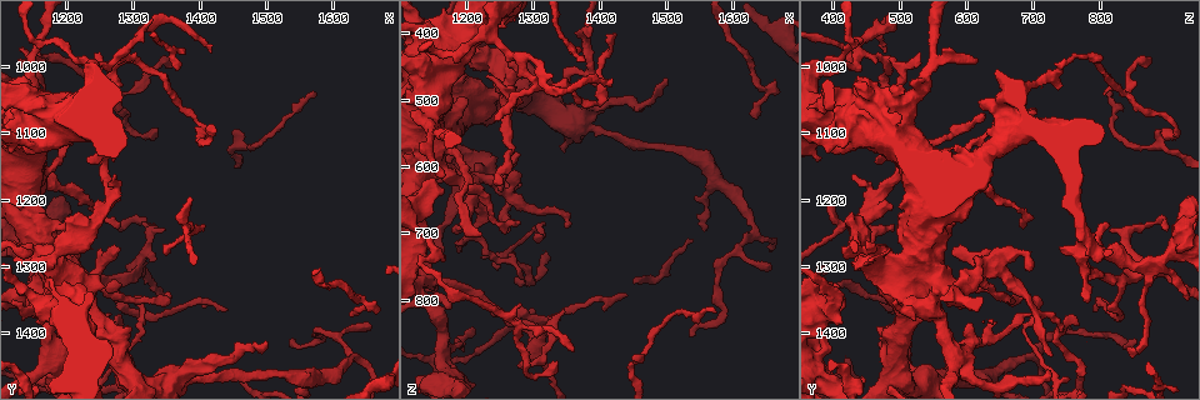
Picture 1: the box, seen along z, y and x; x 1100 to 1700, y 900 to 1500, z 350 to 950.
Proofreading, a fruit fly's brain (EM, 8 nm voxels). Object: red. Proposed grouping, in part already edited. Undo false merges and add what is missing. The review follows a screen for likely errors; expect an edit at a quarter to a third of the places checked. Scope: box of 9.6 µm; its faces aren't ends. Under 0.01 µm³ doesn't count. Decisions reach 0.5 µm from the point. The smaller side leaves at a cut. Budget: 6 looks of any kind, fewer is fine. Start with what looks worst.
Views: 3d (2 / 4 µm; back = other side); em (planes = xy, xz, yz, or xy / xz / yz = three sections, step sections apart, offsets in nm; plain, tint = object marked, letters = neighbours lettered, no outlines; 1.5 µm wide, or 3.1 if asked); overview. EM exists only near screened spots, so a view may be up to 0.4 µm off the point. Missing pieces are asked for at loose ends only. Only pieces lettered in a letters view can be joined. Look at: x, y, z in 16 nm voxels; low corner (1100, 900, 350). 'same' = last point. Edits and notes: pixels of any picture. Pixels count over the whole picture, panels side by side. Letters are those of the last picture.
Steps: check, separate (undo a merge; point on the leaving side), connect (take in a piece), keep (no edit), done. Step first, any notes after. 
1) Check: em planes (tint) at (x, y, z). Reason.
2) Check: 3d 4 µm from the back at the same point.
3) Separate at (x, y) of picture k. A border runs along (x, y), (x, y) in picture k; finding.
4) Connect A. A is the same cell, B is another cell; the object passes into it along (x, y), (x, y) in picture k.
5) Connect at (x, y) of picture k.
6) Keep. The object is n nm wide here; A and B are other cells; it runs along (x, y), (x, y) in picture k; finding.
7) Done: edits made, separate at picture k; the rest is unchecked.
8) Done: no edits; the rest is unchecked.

Check: 3d 4 µm at (1355, 1340, 690). Free end.

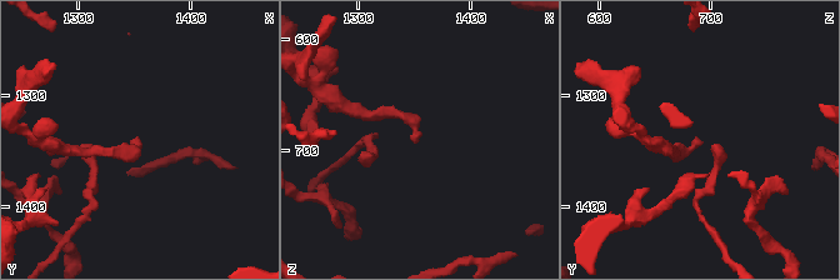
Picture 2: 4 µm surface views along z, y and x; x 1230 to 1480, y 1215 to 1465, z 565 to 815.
Check: em planes (letters) at (1356, 1336, 690). Shape alone is not enough.

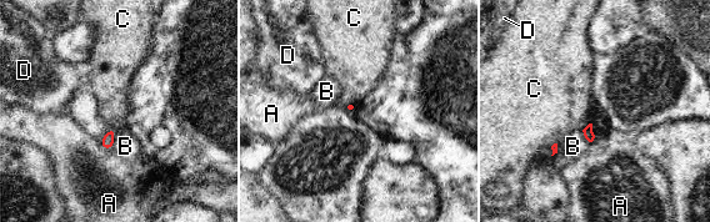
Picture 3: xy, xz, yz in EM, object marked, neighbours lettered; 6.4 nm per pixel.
Keep. A, B, C and D are other cells; a border runs along (109, 126), (116, 130) in picture 3; no lettered piece goes on from it.

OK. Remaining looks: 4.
Check: em planes (letters) at (1575, 1040, 815). Branch stops here.

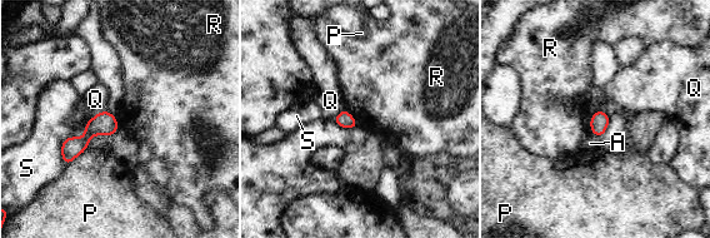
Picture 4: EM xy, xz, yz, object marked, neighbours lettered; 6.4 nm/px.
Keep. A, P, Q, R and S are other cells; it runs along (113, 119), (99, 124), (66, 160) in picture 4; no lettered piece goes on from it.

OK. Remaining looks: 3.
Check: em planes (letters) at (1410, 1245, 495). An open end.

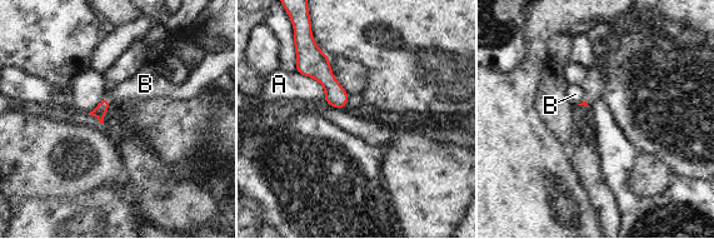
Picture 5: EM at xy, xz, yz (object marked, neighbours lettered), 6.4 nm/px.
Keep. The longest contact is with A, 240 nm; A and B are other cells; a border runs along (104, 95), (111, 103) in picture 5; none of them fits.

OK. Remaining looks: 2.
Done: no edits; the rest is unchecked.

